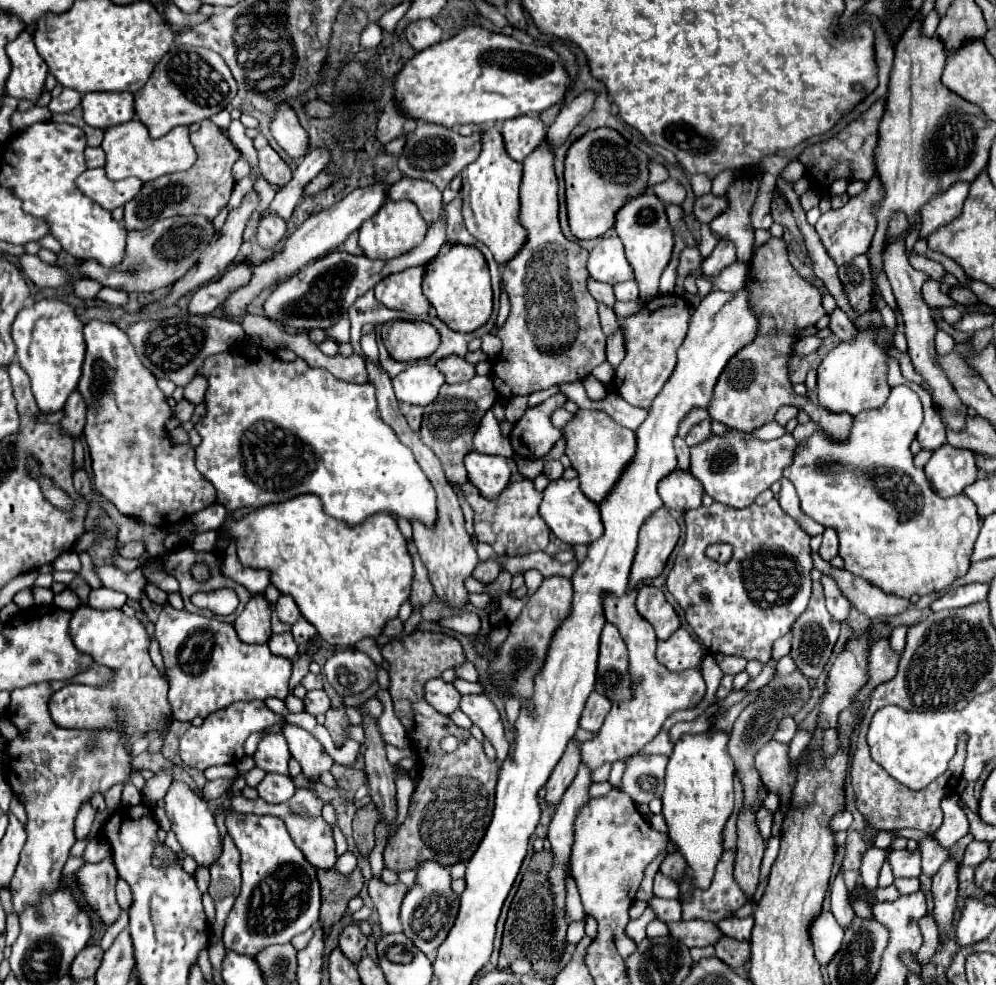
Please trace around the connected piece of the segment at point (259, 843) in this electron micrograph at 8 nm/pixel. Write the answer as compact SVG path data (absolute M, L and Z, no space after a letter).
M226 815L228 835L234 839L234 845L240 851L240 871L242 871L242 889L228 915L224 927L224 945L236 953L254 957L260 949L274 943L288 943L294 935L312 927L320 917L320 887L316 879L316 869L306 861L304 853L294 845L284 821L278 817L266 815Z

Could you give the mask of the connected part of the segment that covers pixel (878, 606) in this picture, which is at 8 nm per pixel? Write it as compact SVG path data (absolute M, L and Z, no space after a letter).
M812 553L812 561L820 573L832 575L836 579L838 587L842 589L842 593L846 595L846 599L860 613L868 615L870 619L882 617L882 615L898 615L898 613L908 609L908 599L886 595L880 587L874 587L868 581L864 581L864 579L860 579L844 569L834 569L818 553Z

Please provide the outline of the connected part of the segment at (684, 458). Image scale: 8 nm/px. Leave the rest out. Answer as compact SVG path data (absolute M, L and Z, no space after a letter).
M676 437L674 447L676 447L676 455L678 455L678 467L682 471L688 471L688 467L690 467L690 449L688 449L688 445L684 443L684 439Z

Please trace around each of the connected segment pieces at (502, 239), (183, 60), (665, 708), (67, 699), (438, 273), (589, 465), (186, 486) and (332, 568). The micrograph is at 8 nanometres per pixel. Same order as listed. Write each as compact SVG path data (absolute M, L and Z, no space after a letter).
M496 125L484 129L480 157L462 171L462 215L466 229L492 251L500 267L504 267L526 241L526 231L518 223L520 183L522 163L516 163L512 161L512 157L506 155L500 129Z
M172 45L170 51L156 63L144 89L136 91L136 117L148 127L150 137L164 137L178 125L192 125L228 109L236 97L238 85L218 53L204 47Z
M626 593L624 597L604 597L604 613L606 619L618 627L630 655L628 671L634 679L634 695L628 701L612 703L612 709L608 717L604 719L602 729L598 735L590 741L580 743L580 755L582 761L596 769L602 763L614 763L618 759L624 759L628 755L638 753L646 743L650 743L660 731L664 721L680 709L694 707L702 701L706 693L706 683L698 669L688 669L684 673L672 673L668 671L658 659L656 659L656 635L648 621L640 617L640 613L634 609L636 593Z
M80 605L70 619L68 633L78 651L88 653L96 663L114 671L112 681L102 687L66 685L56 691L48 703L56 725L68 729L116 729L126 737L148 733L168 735L172 711L168 703L168 679L158 671L148 655L148 633L138 617L128 617L122 609L92 609Z
M450 245L446 251L438 253L434 261L426 267L424 295L430 305L436 309L436 315L454 331L468 333L474 331L470 327L482 327L492 313L492 287L490 273L484 255L470 245Z
M580 409L574 413L574 419L562 427L562 437L566 441L566 455L572 467L578 471L582 493L594 503L600 503L614 487L614 481L624 471L624 467L632 461L636 451L634 431L618 425L604 411Z
M88 321L84 325L84 339L88 349L78 387L88 403L84 439L90 447L94 485L100 495L114 503L122 515L136 517L156 527L176 525L188 519L188 515L212 505L216 501L216 489L212 489L212 485L208 485L208 481L194 467L194 449L188 443L174 445L168 439L168 433L164 431L164 423L170 419L166 395L156 385L156 377L136 357L128 335L112 323Z
M304 493L288 501L264 505L250 511L242 519L226 517L222 533L236 541L238 559L244 567L268 569L270 583L280 591L294 597L300 613L316 627L318 635L330 645L350 647L364 637L378 637L386 621L398 615L400 605L410 597L412 585L412 557L406 549L406 539L396 521L388 513L376 513L360 525L346 525L322 511L322 501Z

